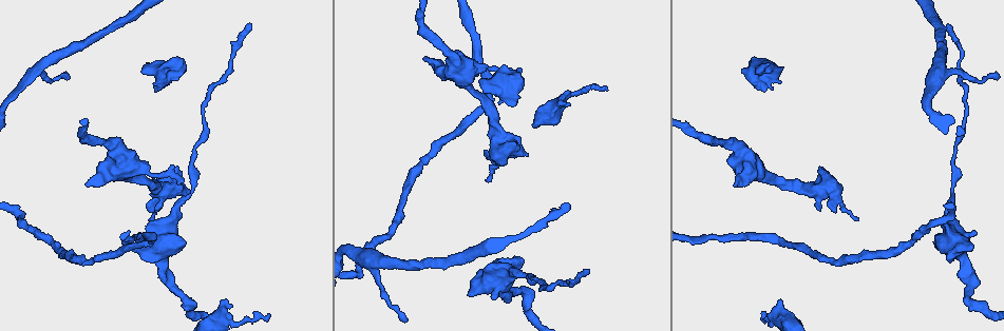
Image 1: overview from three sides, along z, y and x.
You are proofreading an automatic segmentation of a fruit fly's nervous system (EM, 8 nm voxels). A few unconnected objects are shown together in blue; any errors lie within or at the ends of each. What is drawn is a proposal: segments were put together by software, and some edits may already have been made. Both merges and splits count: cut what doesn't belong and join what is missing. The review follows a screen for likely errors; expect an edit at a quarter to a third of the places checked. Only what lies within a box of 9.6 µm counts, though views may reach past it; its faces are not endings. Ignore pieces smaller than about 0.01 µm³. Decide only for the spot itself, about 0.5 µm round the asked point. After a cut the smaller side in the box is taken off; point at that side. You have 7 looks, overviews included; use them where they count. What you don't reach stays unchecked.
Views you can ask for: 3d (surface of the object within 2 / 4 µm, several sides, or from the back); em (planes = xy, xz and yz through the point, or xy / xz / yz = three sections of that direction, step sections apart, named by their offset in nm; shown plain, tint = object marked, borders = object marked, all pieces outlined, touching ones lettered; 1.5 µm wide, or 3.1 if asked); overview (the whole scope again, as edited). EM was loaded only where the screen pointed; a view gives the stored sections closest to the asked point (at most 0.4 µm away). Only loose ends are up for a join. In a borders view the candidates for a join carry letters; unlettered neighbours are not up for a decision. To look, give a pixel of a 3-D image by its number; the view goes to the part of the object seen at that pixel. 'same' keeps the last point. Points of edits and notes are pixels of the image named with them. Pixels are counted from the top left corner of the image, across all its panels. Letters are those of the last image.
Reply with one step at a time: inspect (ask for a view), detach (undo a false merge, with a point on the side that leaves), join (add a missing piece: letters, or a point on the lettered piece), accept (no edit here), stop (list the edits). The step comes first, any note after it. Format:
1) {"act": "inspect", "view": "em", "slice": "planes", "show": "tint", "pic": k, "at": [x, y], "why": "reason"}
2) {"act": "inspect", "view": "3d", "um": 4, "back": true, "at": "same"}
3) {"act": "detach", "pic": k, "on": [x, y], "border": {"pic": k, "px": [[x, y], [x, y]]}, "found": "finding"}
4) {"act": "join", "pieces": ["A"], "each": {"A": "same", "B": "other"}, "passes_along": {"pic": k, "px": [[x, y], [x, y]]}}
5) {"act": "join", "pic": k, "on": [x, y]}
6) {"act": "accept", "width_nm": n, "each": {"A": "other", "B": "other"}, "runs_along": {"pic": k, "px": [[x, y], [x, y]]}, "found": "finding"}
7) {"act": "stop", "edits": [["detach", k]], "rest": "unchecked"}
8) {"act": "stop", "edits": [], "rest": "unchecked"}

{"act": "inspect", "view": "em", "slice": "xz", "step": 4, "show": "borders", "pic": 1, "at": [948, 26], "why": "tapers out"}

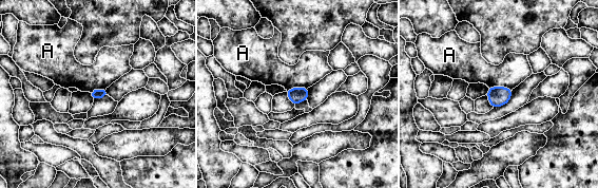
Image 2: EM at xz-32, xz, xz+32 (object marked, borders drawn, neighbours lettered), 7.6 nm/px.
{"act": "accept", "each": {"A": "other"}, "border": {"pic": 2, "px": [[488, 87], [507, 87], [512, 90]]}, "found": "none of them fits"}

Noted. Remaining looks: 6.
{"act": "inspect", "view": "em", "slice": "xz", "step": 8, "show": "borders", "pic": 1, "at": [485, 180]}

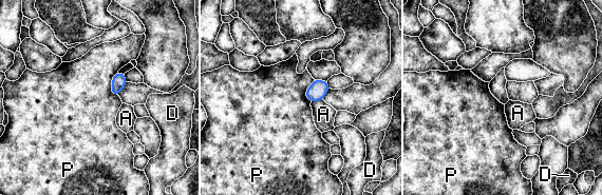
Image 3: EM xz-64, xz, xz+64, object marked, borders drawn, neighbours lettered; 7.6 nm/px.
{"act": "accept", "each": {"A": "other", "D": "other", "P": "other"}, "border": {"pic": 3, "px": [[117, 71], [111, 85], [116, 97]]}, "found": "no lettered piece goes on from it"}

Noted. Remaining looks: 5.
{"act": "inspect", "view": "em", "slice": "yz", "step": 8, "show": "tint", "pic": 1, "at": [525, 290], "why": "abrupt turn"}

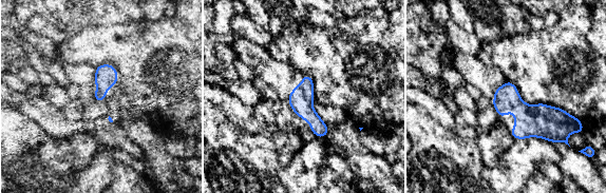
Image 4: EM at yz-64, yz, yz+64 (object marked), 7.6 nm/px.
{"act": "inspect", "view": "em", "slice": "planes", "show": "borders", "at": "same", "why": "another direction"}

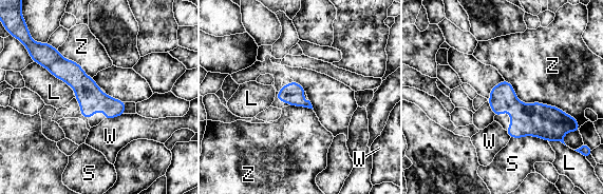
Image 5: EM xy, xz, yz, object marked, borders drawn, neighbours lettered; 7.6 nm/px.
{"act": "accept", "each": {"L": "other", "S": "other", "W": "other", "Z": "other"}, "border": {"pic": 5, "px": [[504, 78], [523, 102], [573, 118]]}, "found": "one cell here"}

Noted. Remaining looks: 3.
{"act": "stop", "edits": [], "rest": "unchecked"}

